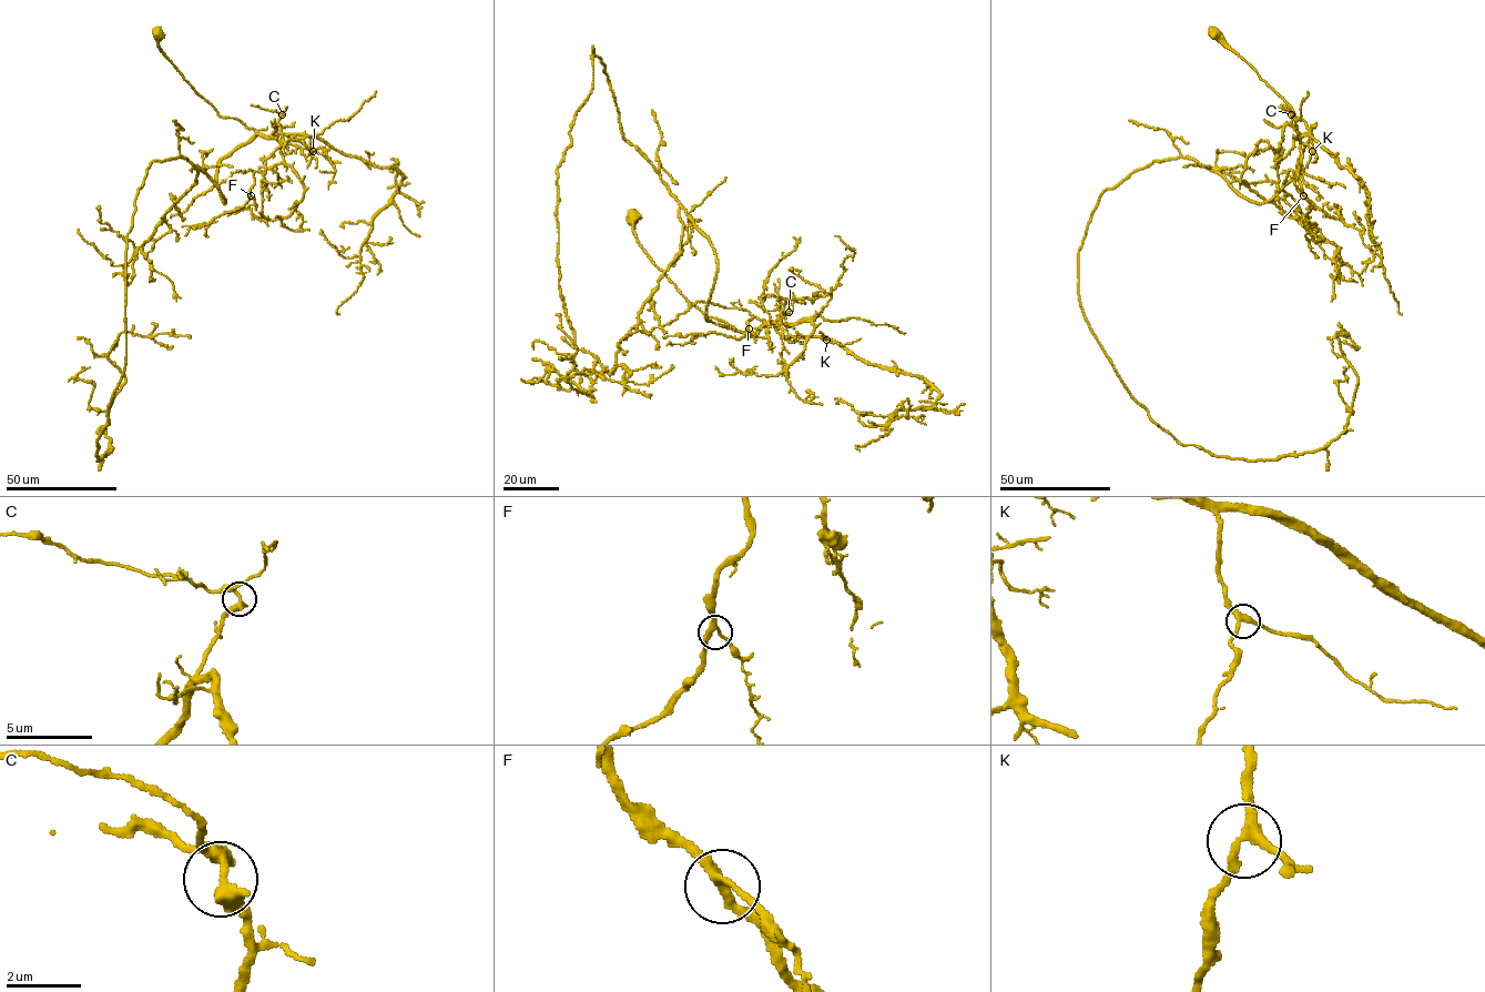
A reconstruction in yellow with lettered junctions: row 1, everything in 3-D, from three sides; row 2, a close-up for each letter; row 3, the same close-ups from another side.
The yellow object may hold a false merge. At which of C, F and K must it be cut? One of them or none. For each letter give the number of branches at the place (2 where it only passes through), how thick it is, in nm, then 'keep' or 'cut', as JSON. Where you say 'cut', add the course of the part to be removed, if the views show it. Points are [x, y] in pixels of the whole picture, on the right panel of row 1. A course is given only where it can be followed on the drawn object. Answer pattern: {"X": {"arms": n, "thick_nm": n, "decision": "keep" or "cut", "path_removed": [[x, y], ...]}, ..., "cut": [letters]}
{"C": {"arms": 3, "thick_nm": 320, "decision": "keep"}, "F": {"arms": 3, "thick_nm": 260, "decision": "keep"}, "K": {"arms": 3, "thick_nm": 280, "decision": "keep"}, "cut": []}

